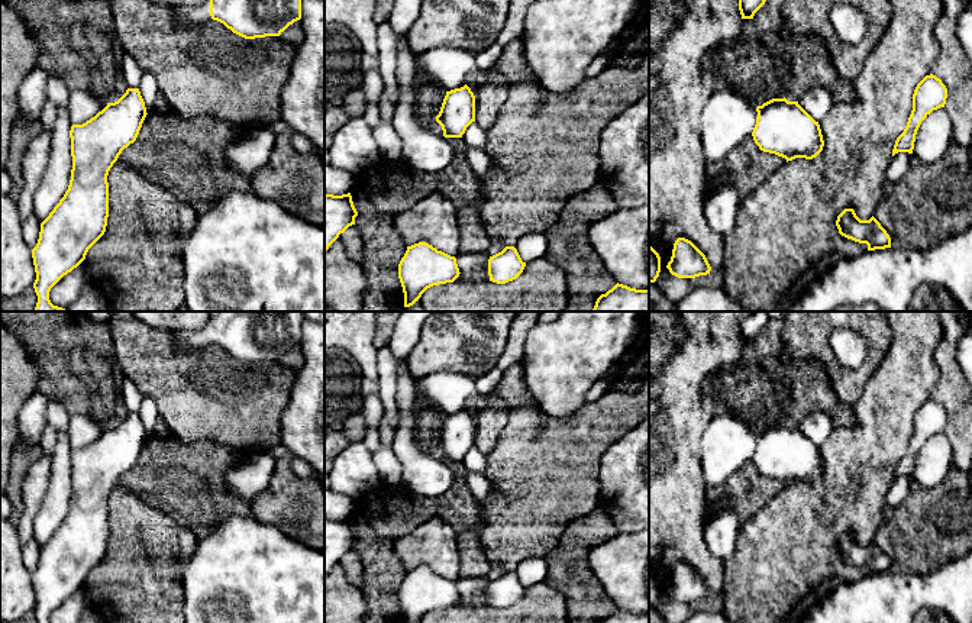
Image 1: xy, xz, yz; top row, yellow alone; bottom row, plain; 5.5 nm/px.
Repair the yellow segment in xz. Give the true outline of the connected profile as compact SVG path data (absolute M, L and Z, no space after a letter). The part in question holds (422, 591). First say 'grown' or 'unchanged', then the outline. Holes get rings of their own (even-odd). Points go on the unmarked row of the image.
unchanged | M426 566L407 571L398 588L404 623L420 623L427 613L453 607L459 598L455 581L437 575Z

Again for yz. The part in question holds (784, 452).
unchanged | M772 423L756 432L758 442L752 461L761 475L788 485L813 484L824 471L818 446L798 426Z

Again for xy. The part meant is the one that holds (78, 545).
unchanged | M127 413L114 427L99 436L83 449L70 455L72 494L68 514L49 540L41 548L32 582L36 597L33 607L38 623L49 623L51 613L77 593L88 574L104 559L109 542L107 500L125 472L133 468L146 442L145 426L139 413Z

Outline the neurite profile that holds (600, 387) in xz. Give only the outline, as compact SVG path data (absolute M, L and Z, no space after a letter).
M606 378L598 380L591 390L585 396L585 403L592 403L598 400L601 396L604 396L608 391L608 384Z

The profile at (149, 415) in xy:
M145 397L139 410L141 420L145 426L146 438L156 436L156 422L159 419L158 406L149 397Z

